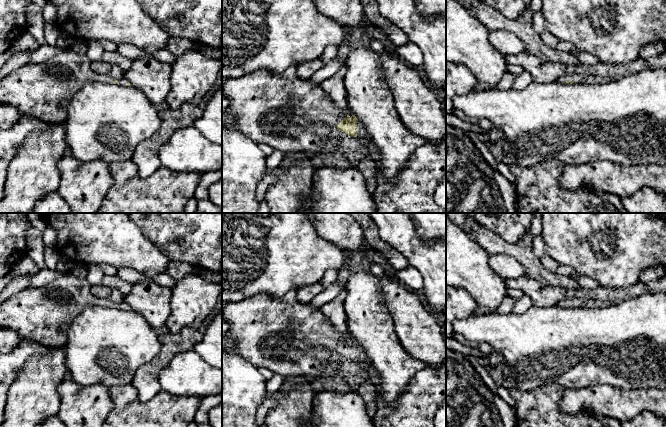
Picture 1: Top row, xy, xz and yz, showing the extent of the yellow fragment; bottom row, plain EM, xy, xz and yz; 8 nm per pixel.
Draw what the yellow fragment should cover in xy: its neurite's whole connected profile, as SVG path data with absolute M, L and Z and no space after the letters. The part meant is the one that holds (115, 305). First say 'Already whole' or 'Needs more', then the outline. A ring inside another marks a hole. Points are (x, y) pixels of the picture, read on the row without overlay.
Needs more. M68 272L45 286L27 287L0 304L0 328L11 329L19 335L20 339L33 340L45 346L64 348L67 338L64 338L62 334L68 331L76 316L93 305L131 310L125 302L116 304L94 296L91 292L91 285L86 279L77 278Z

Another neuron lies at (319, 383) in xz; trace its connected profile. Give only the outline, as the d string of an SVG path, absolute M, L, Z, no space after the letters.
M335 374L333 376L317 375L316 377L313 377L311 388L314 394L326 389L340 392L345 392L350 389L346 380Z

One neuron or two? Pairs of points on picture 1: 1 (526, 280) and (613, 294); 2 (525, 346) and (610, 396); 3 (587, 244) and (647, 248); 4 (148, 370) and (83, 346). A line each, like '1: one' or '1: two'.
1: one
2: two
3: one
4: two

